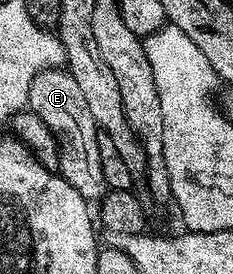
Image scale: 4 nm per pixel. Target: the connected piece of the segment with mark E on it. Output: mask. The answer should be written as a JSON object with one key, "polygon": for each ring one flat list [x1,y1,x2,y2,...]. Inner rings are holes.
{"polygon":[[65,68,43,70,29,84,27,106,51,131,61,147,58,173,70,186,77,188,81,197,102,199,107,193,105,176,101,172,101,152,97,152,97,136,101,133,89,112,89,103,81,93,77,80]]}

